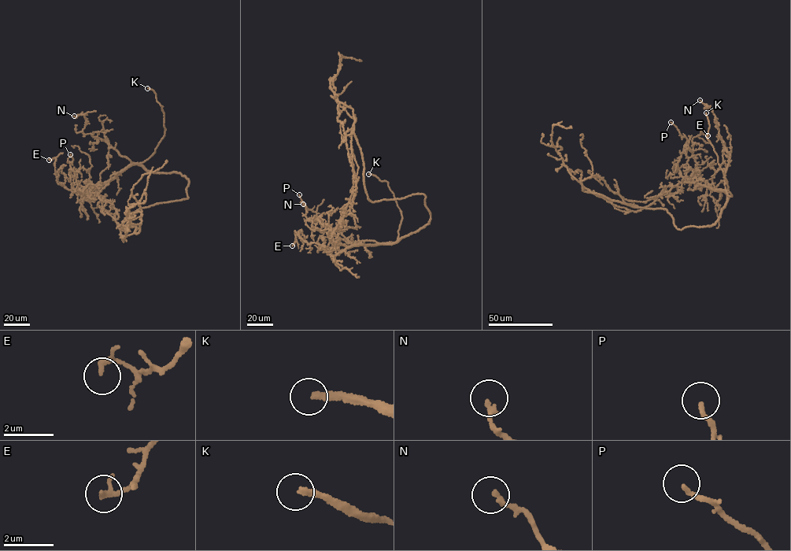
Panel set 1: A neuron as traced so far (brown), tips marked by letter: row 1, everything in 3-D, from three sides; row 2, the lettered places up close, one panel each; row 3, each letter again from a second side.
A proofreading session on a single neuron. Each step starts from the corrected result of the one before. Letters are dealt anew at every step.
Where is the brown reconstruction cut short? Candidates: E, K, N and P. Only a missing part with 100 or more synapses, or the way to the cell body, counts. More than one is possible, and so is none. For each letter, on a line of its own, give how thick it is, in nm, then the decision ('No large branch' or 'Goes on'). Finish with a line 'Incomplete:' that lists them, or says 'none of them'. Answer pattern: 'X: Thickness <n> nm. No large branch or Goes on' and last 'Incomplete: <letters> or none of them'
E: Thickness 150 nm. No large branch
K: Thickness 240 nm. Goes on
N: Thickness 200 nm. No large branch
P: Thickness 180 nm. No large branch
Incomplete: K

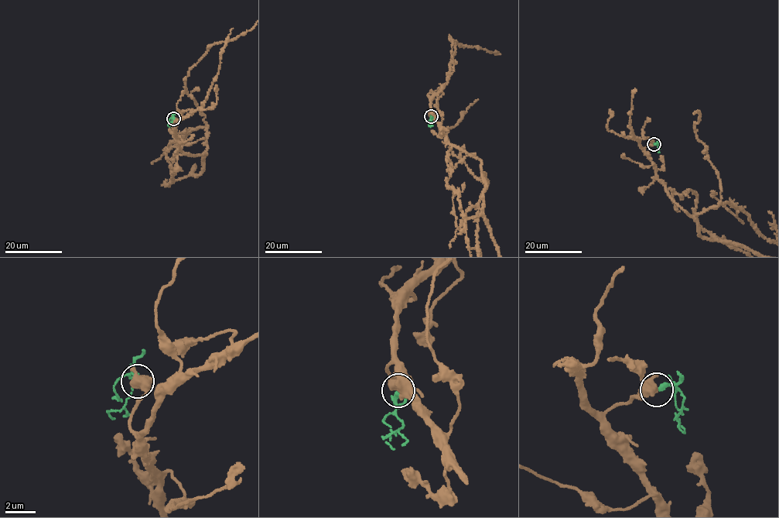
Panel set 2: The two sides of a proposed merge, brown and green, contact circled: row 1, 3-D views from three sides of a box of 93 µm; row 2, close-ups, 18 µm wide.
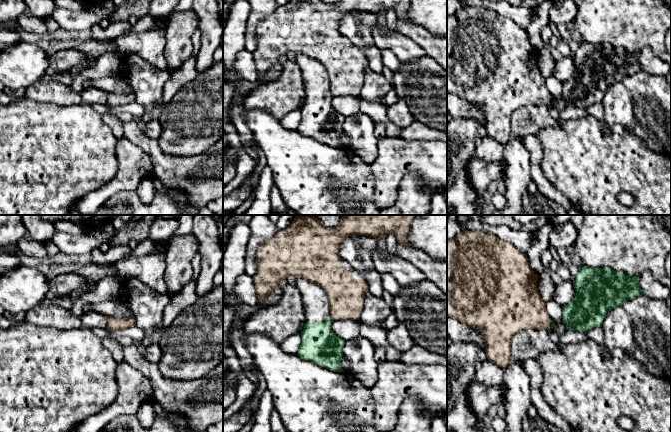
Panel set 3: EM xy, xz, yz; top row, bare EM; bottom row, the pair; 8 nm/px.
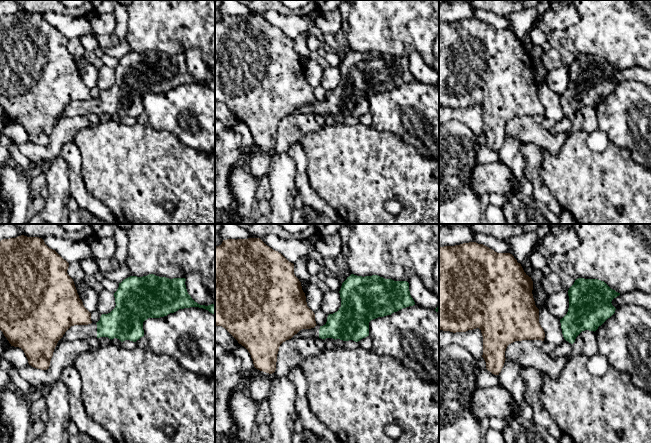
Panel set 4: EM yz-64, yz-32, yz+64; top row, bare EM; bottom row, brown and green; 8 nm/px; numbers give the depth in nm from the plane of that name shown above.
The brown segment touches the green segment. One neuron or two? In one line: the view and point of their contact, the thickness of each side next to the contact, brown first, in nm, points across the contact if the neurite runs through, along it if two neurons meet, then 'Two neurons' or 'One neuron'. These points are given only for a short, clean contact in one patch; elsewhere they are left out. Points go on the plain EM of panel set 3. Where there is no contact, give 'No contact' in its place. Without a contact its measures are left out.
Touches brown at xz (332, 94). Thickness 280 nm (brown) against 300 nm. Boundary: xz (330, 93), (333, 95). Two neurons

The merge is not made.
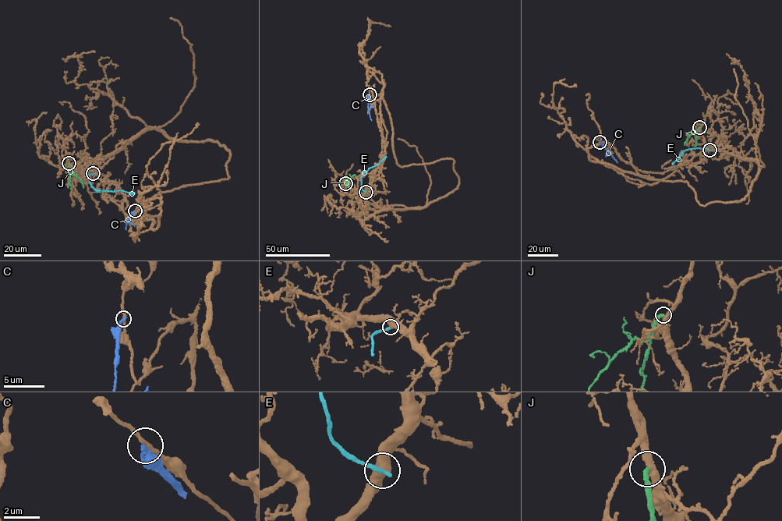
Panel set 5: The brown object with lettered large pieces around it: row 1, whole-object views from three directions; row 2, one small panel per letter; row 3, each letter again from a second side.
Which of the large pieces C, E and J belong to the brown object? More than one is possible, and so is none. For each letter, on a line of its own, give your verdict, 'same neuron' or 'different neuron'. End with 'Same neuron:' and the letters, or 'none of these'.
C: different neuron
E: different neuron
J: same neuron
Same neuron: J

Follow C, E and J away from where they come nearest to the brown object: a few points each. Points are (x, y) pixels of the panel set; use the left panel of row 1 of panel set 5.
C: (135, 210), (126, 223), (126, 229)
E: (93, 173), (88, 178), (93, 189), (134, 193)
J: (68, 163), (69, 171), (81, 181), (83, 188)

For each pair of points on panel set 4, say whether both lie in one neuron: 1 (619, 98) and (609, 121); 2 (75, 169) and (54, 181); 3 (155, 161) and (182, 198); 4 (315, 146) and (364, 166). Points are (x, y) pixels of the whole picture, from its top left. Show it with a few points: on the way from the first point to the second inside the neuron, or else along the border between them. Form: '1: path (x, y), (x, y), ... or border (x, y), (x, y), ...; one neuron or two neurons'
1: path (619, 104), (614, 115); one neuron
2: border (59, 154), (67, 164), (71, 196); two neurons
3: path (164, 170), (182, 189); one neuron
4: path (327, 149), (336, 153), (349, 166), (352, 166); one neuron

